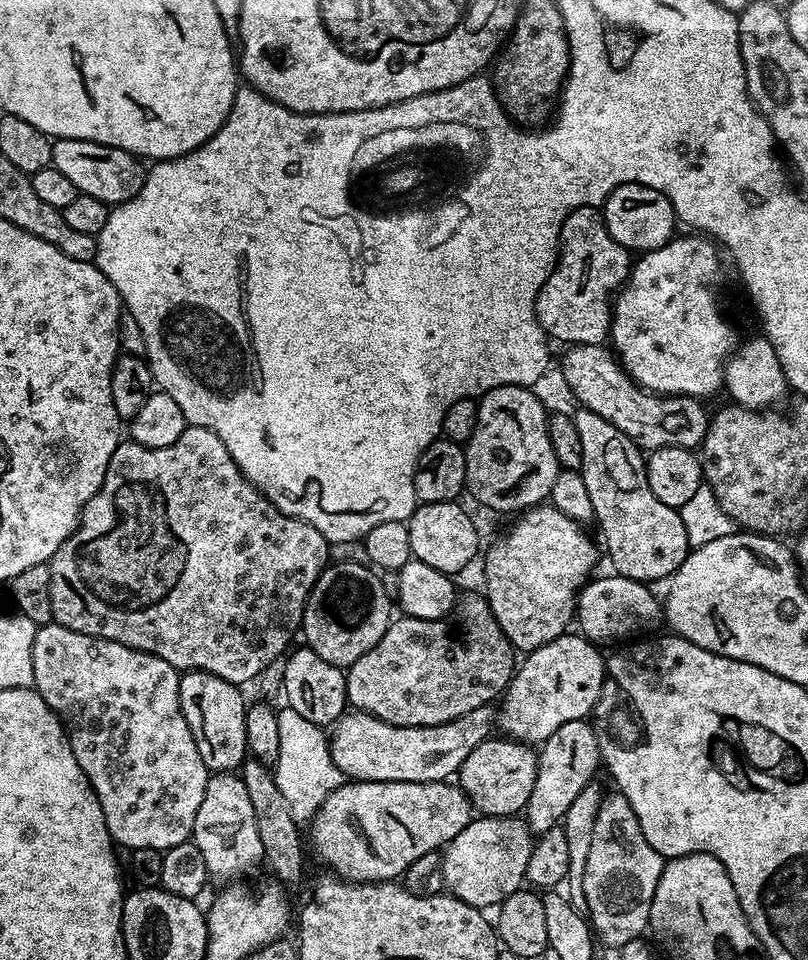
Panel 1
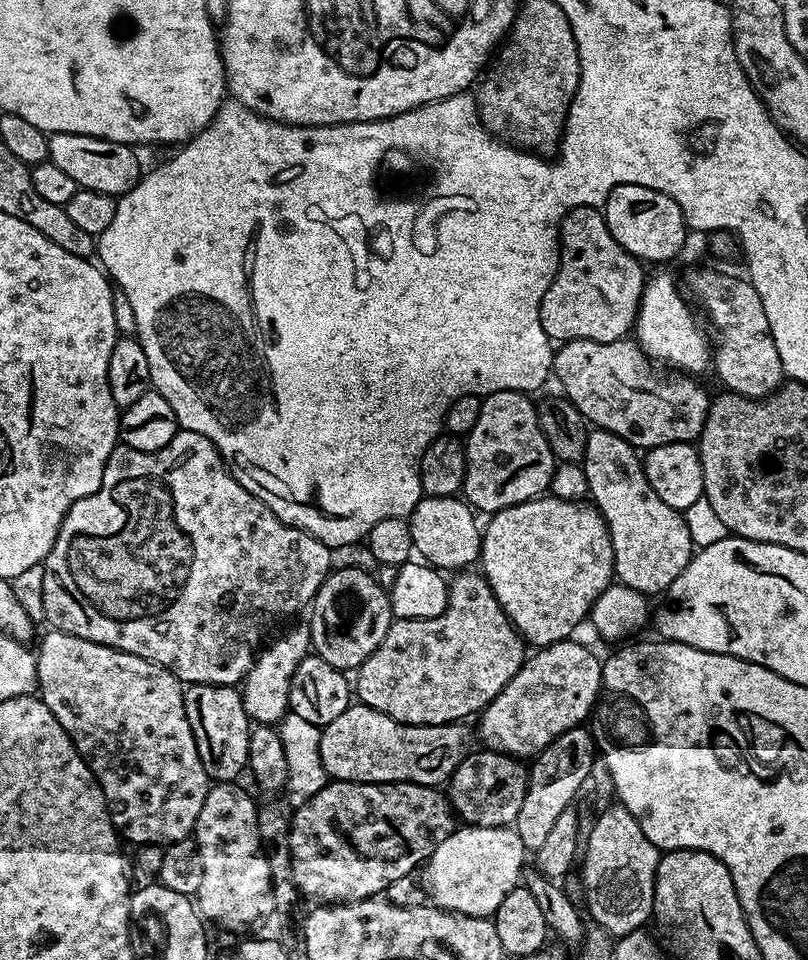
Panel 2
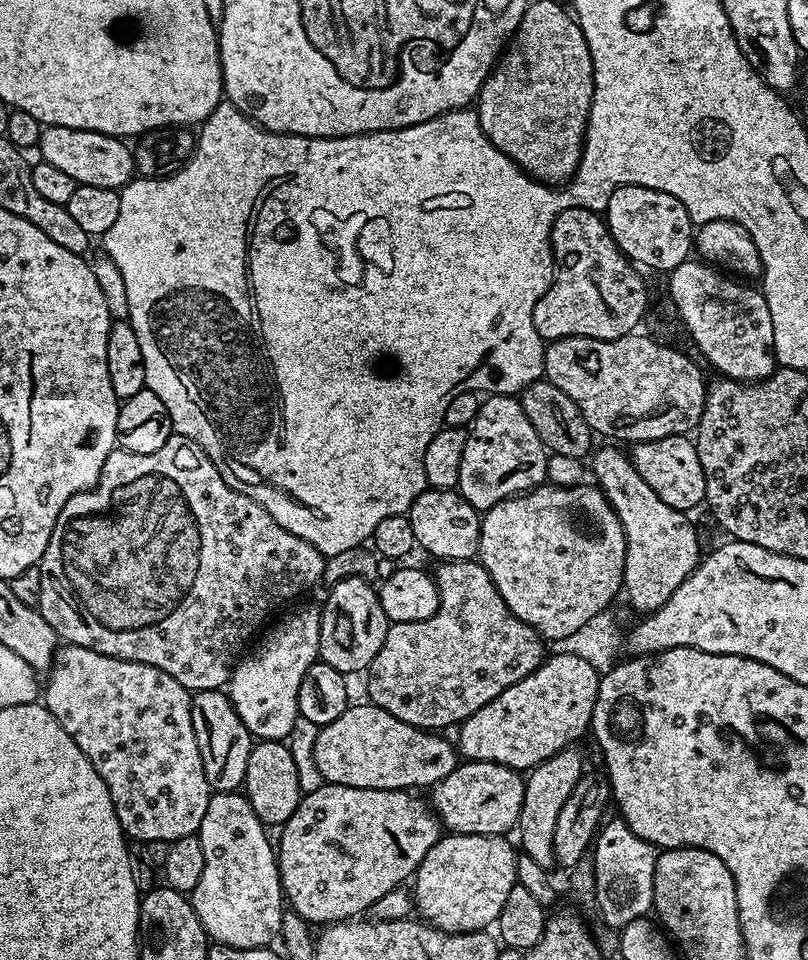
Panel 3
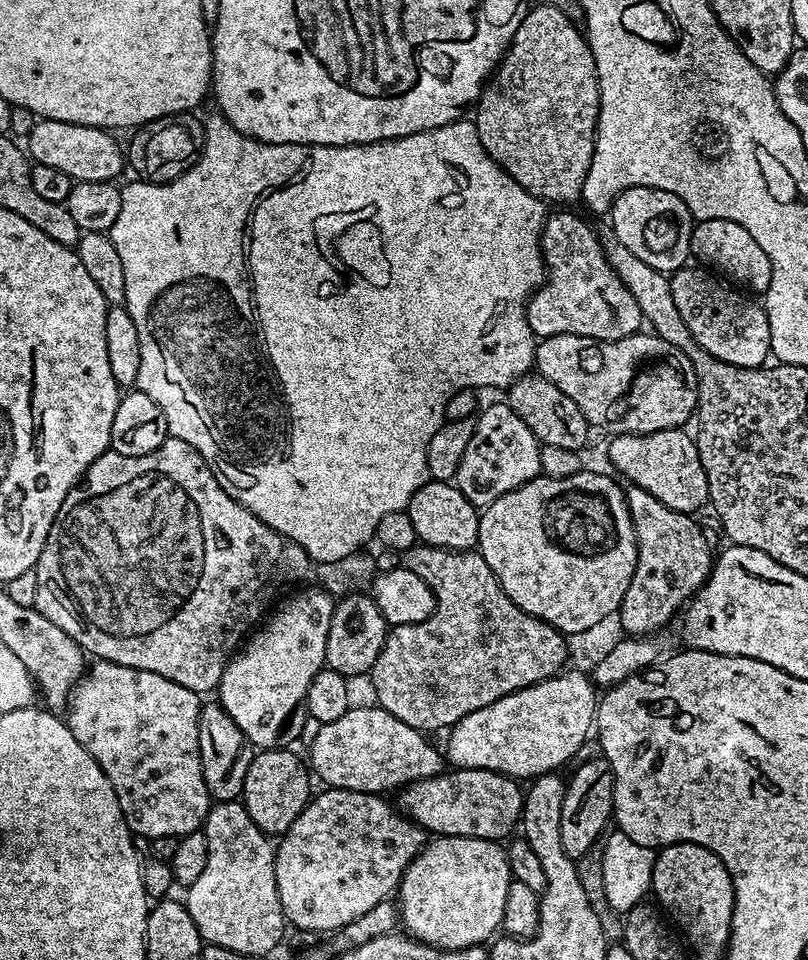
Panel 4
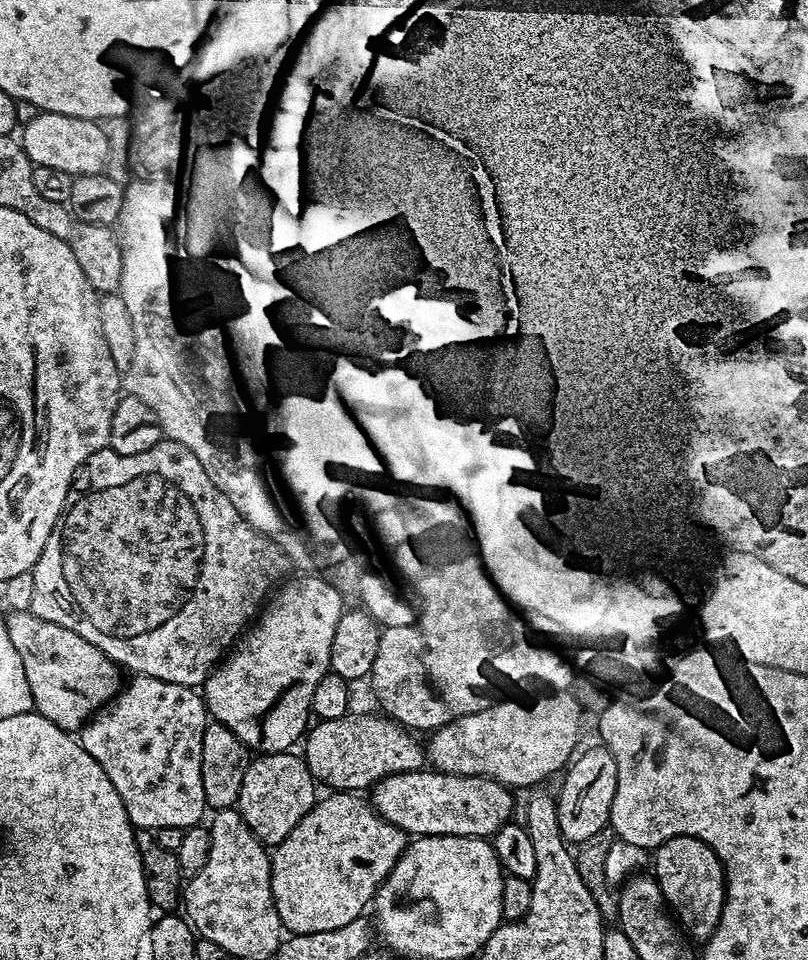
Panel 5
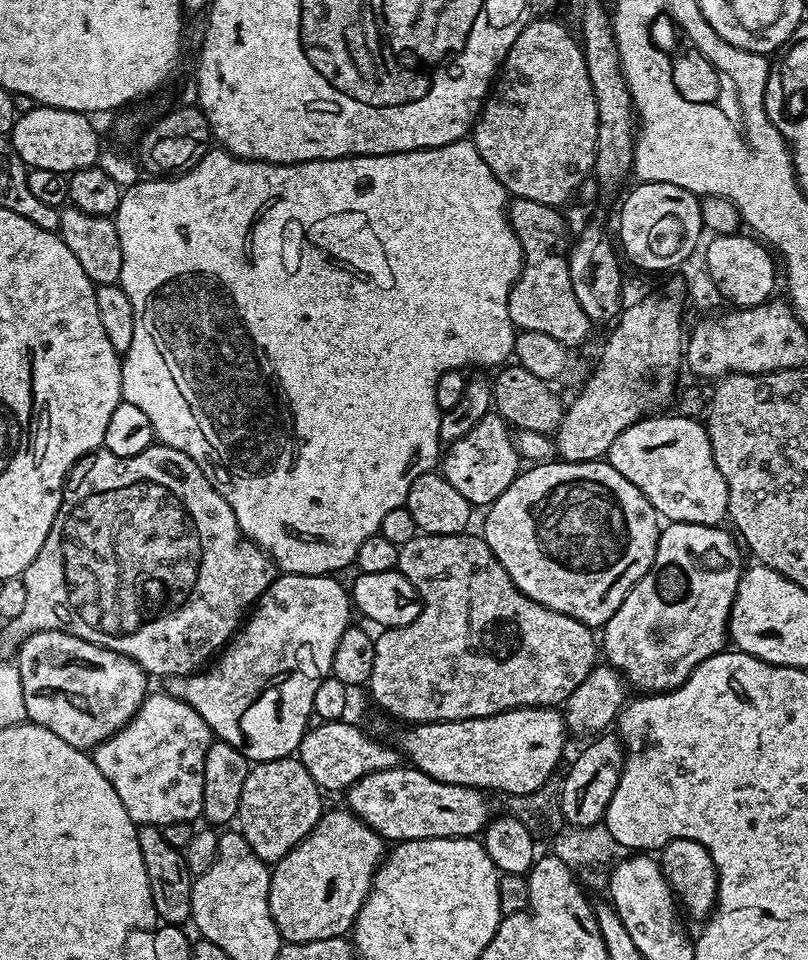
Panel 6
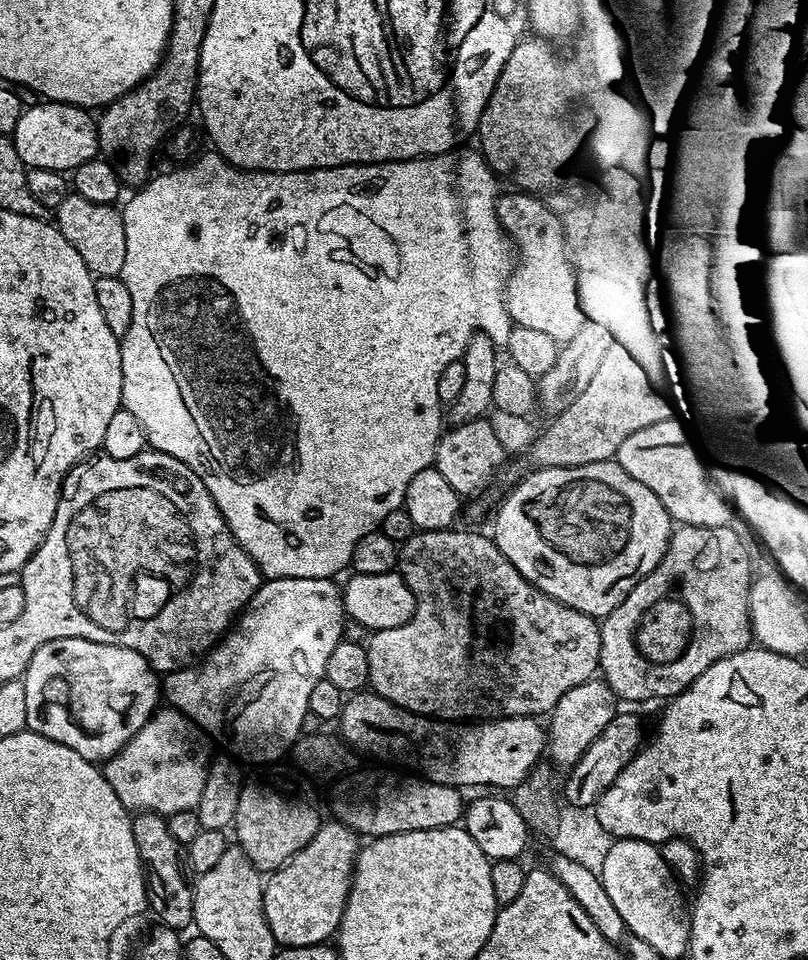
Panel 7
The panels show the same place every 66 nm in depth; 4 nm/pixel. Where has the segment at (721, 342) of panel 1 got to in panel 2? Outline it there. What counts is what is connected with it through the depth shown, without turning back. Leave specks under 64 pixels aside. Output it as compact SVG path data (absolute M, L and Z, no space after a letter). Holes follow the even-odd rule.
M660 272L653 280L651 277L645 283L640 308L636 311L634 339L649 360L657 365L665 364L665 369L675 370L680 374L697 374L696 372L704 372L707 368L709 371L712 364L710 336L702 327L698 316L696 321L695 315L697 313L686 299L678 280L668 272Z

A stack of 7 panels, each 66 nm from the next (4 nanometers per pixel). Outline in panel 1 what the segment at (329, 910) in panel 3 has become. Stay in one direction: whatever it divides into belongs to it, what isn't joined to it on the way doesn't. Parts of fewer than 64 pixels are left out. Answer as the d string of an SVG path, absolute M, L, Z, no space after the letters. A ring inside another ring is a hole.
M354 780L343 782L322 802L310 821L312 848L325 864L325 869L353 882L392 882L407 873L427 852L439 853L474 818L472 803L459 783L448 780L434 782L386 782Z

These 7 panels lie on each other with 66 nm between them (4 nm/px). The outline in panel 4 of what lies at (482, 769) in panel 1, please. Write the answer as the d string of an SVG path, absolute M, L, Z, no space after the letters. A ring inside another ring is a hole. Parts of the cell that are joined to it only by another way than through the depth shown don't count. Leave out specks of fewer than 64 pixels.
M481 768L441 771L439 776L404 785L399 789L398 796L399 811L412 823L420 825L425 833L436 836L469 836L497 842L511 837L515 833L512 831L517 831L520 811L524 808L524 792L513 777Z

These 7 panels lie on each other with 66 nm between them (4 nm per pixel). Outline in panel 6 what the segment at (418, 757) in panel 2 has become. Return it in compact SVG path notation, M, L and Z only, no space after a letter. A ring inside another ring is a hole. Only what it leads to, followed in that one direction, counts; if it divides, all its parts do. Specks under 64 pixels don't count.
M329 720L318 729L310 729L300 739L298 759L302 766L314 778L314 782L325 793L343 793L358 778L366 774L374 774L378 770L397 767L401 763L402 756L395 747L383 744L375 740L368 732L363 732L356 724L348 724L344 720Z

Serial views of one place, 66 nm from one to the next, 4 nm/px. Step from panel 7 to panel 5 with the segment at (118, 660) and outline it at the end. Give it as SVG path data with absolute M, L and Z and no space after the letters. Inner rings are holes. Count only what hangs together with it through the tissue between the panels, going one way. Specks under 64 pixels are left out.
M30 610L9 611L7 615L10 642L22 654L22 670L26 670L26 682L30 682L33 709L50 718L63 732L79 733L94 714L116 699L122 688L121 669L74 630L46 622Z

